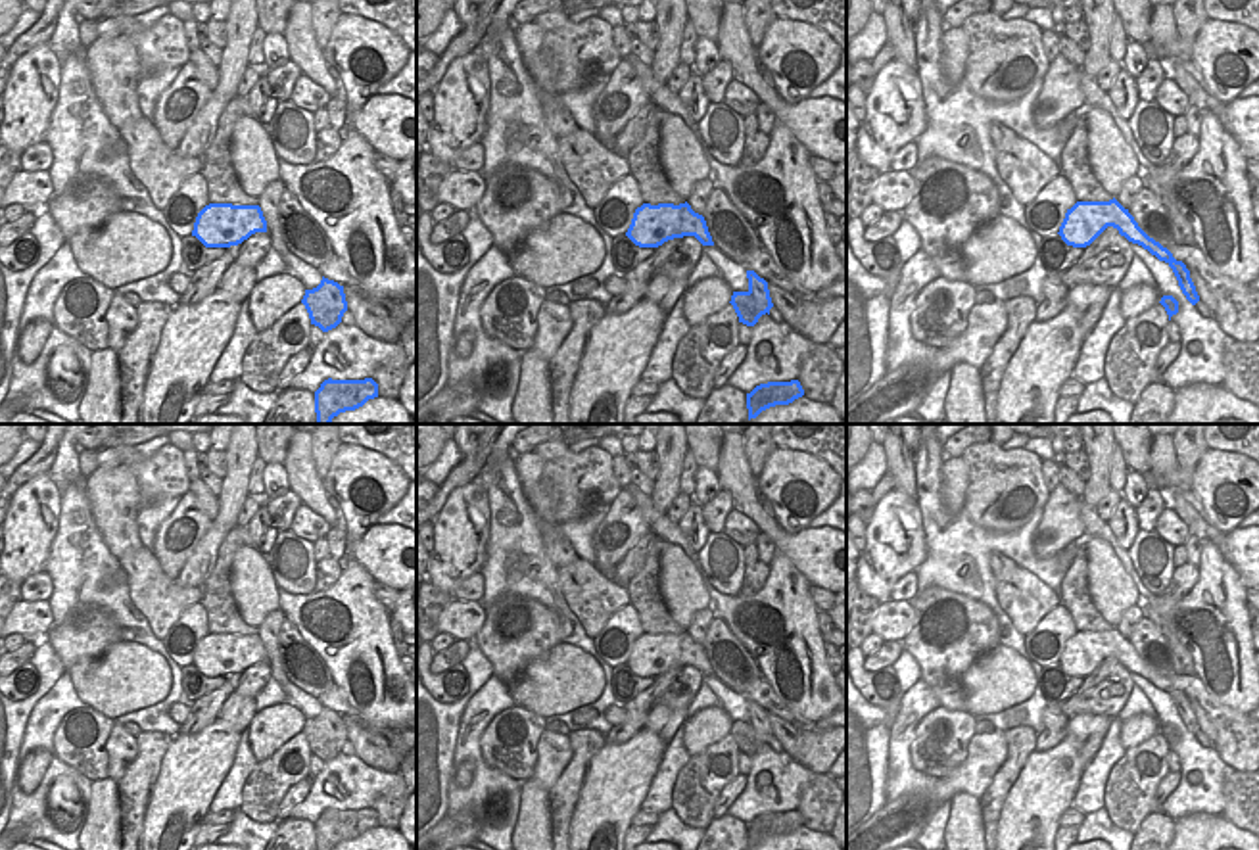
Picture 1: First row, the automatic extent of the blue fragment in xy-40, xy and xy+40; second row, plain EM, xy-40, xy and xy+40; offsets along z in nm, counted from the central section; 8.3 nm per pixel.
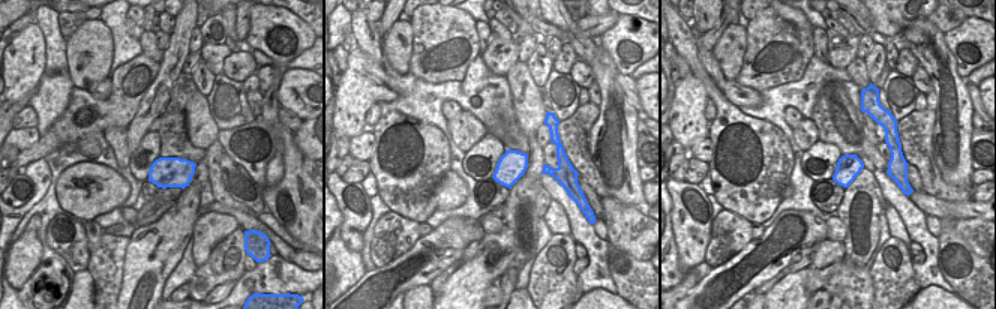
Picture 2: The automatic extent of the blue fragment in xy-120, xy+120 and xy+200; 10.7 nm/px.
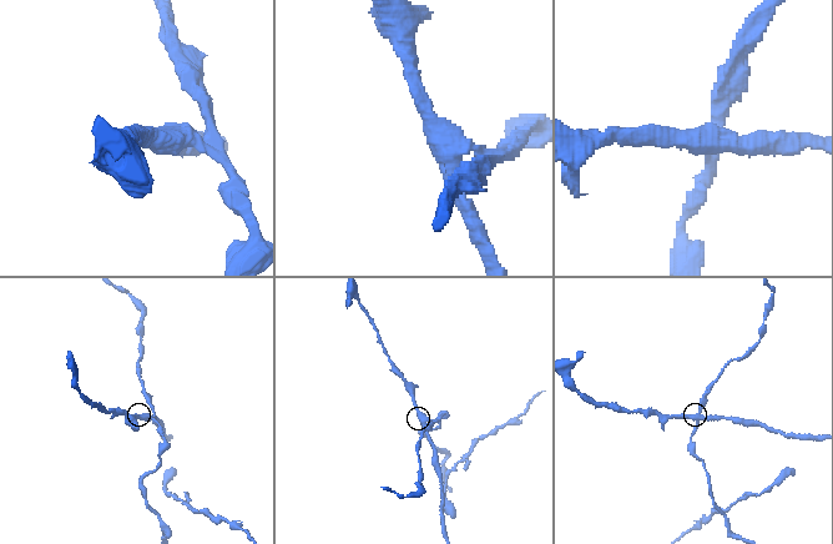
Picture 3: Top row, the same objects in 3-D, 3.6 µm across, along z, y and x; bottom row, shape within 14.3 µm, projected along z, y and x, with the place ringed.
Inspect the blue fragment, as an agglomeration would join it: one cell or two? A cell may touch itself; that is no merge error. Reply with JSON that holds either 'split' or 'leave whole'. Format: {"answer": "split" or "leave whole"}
{"answer": "split"}

